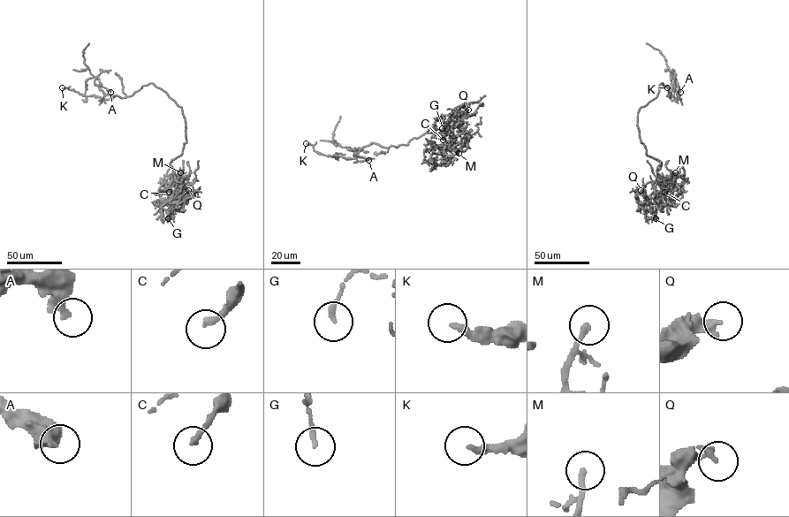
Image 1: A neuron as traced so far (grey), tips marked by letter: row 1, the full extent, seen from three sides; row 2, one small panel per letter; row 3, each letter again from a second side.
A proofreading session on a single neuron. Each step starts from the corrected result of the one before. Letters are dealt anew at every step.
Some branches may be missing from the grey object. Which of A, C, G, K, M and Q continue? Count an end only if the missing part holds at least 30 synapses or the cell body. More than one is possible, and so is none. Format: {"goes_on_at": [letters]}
{"goes_on_at": ["K", "M"]}

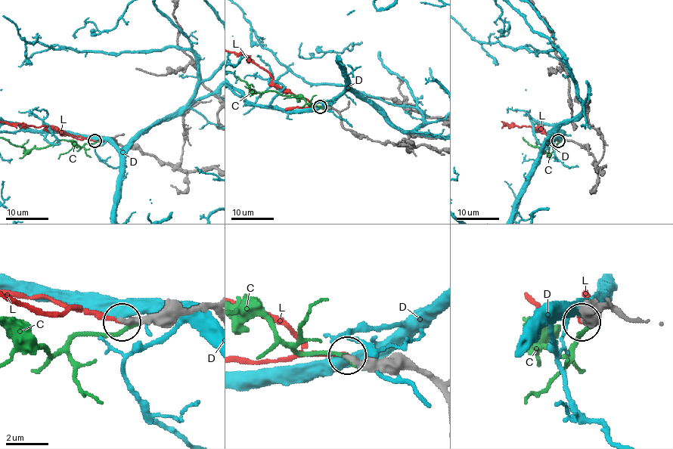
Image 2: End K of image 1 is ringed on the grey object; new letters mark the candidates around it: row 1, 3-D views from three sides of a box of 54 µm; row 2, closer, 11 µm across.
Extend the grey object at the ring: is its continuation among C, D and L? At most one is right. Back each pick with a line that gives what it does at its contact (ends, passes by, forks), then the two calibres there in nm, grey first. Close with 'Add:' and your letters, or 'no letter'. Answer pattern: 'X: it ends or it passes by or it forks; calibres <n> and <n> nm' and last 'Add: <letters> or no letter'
L: it ends; calibres 280 and 170 nm
Add: L

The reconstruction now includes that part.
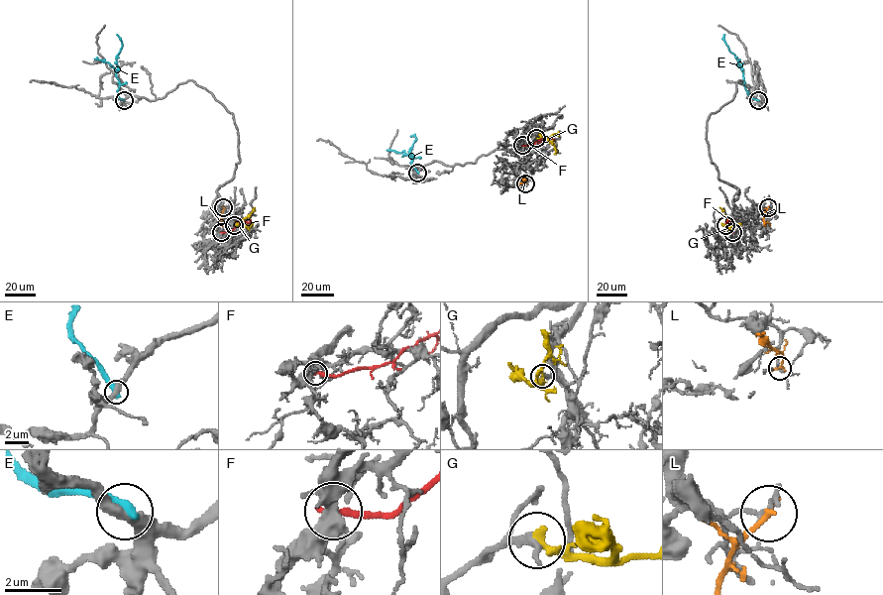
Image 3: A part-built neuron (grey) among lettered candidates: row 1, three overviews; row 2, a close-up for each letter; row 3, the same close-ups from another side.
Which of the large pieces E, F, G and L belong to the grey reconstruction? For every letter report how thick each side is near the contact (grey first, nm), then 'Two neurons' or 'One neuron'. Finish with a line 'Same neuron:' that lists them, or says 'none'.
E: Thickness 380 nm (grey) against 440 nm. Two neurons
F: Thickness 360 nm (grey) against 280 nm. Two neurons
G: Thickness 300 nm (grey) against 280 nm. One neuron
L: Thickness 200 nm (grey) against 240 nm. Two neurons
Same neuron: G

